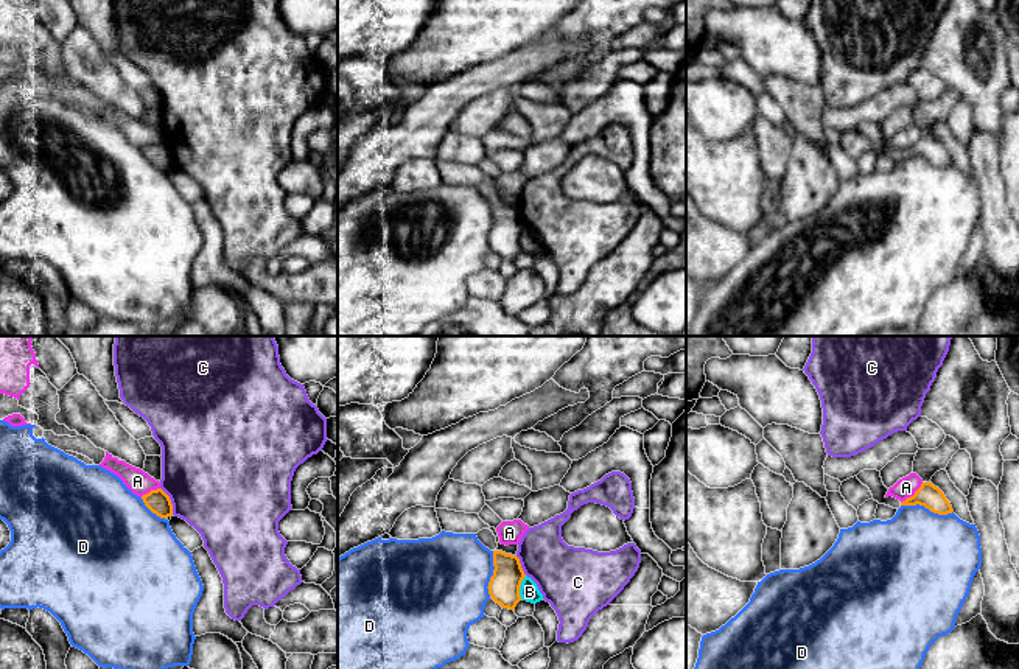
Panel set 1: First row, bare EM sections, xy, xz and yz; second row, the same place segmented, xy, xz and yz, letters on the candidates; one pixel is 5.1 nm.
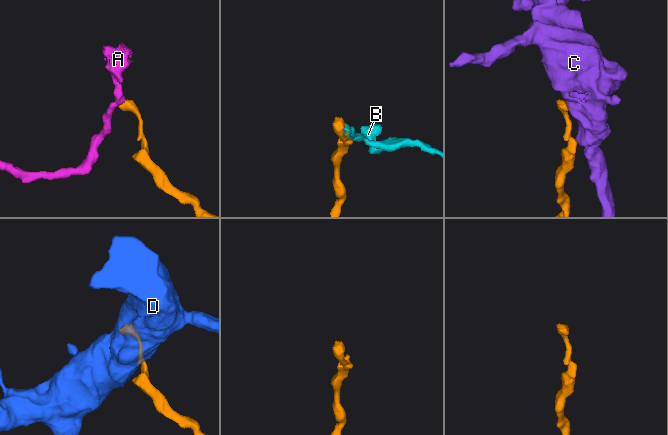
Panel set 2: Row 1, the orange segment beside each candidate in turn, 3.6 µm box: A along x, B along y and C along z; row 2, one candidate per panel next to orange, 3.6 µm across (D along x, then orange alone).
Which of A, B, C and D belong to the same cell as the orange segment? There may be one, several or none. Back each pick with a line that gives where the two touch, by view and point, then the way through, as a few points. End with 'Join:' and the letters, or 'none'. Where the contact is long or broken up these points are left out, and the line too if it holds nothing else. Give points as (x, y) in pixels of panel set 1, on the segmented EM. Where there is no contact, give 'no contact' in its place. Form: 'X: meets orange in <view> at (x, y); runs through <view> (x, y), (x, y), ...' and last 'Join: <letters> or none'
Join: none

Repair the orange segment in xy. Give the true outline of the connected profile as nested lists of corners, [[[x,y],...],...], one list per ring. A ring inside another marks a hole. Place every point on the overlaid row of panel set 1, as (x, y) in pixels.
[[[151,490],[142,496],[145,506],[160,518],[168,518],[173,515],[173,504],[170,496],[162,490]]]

